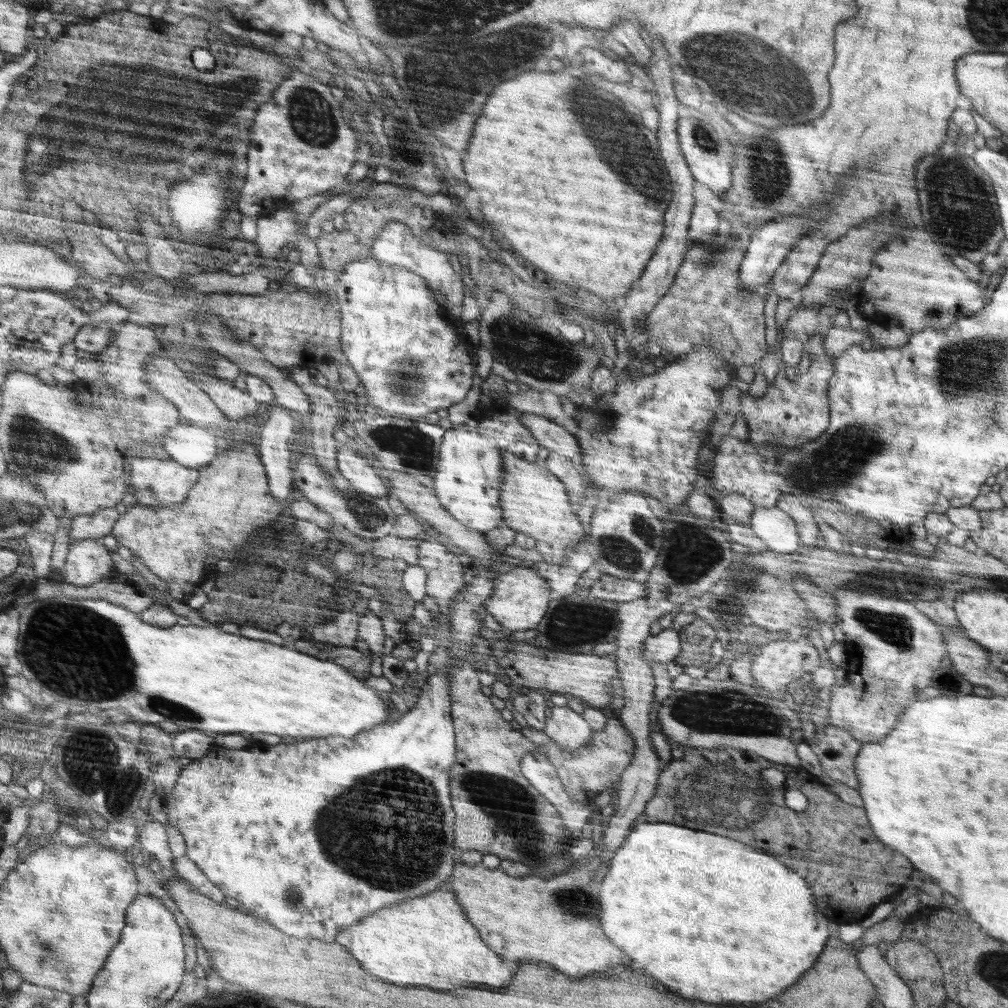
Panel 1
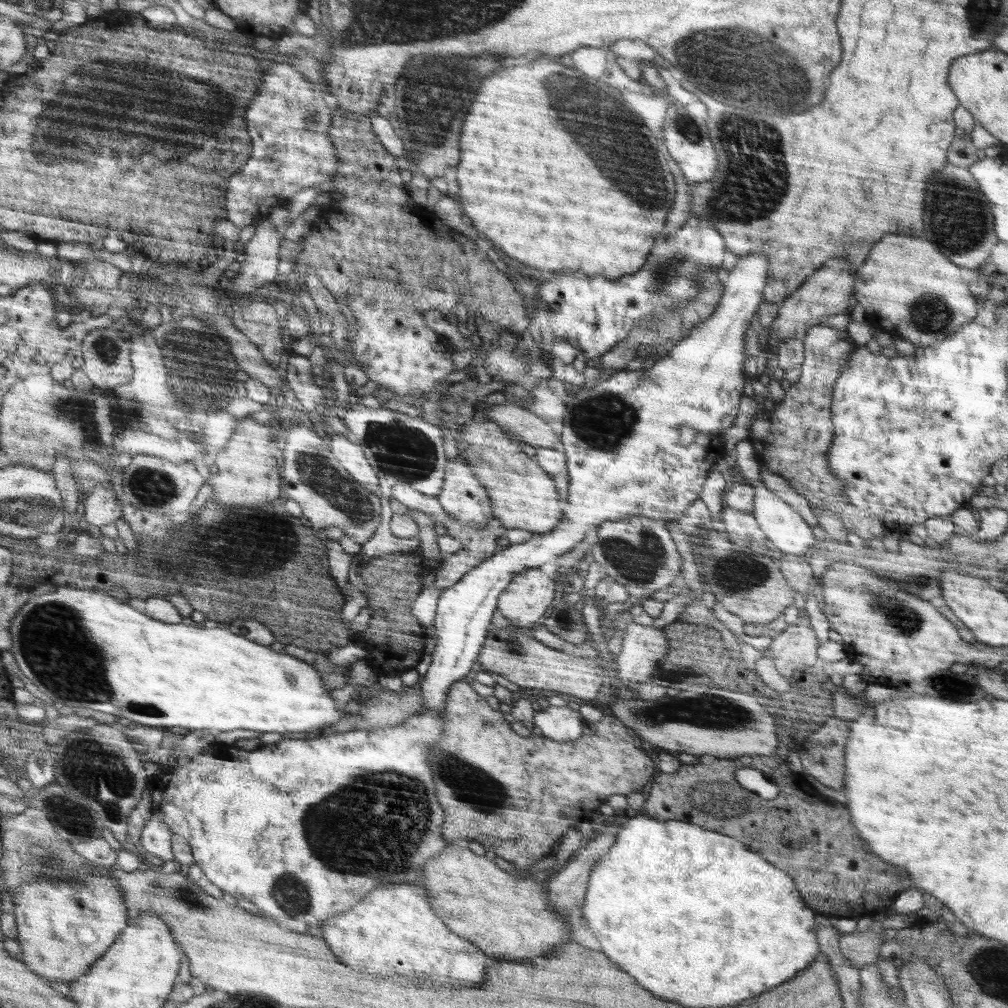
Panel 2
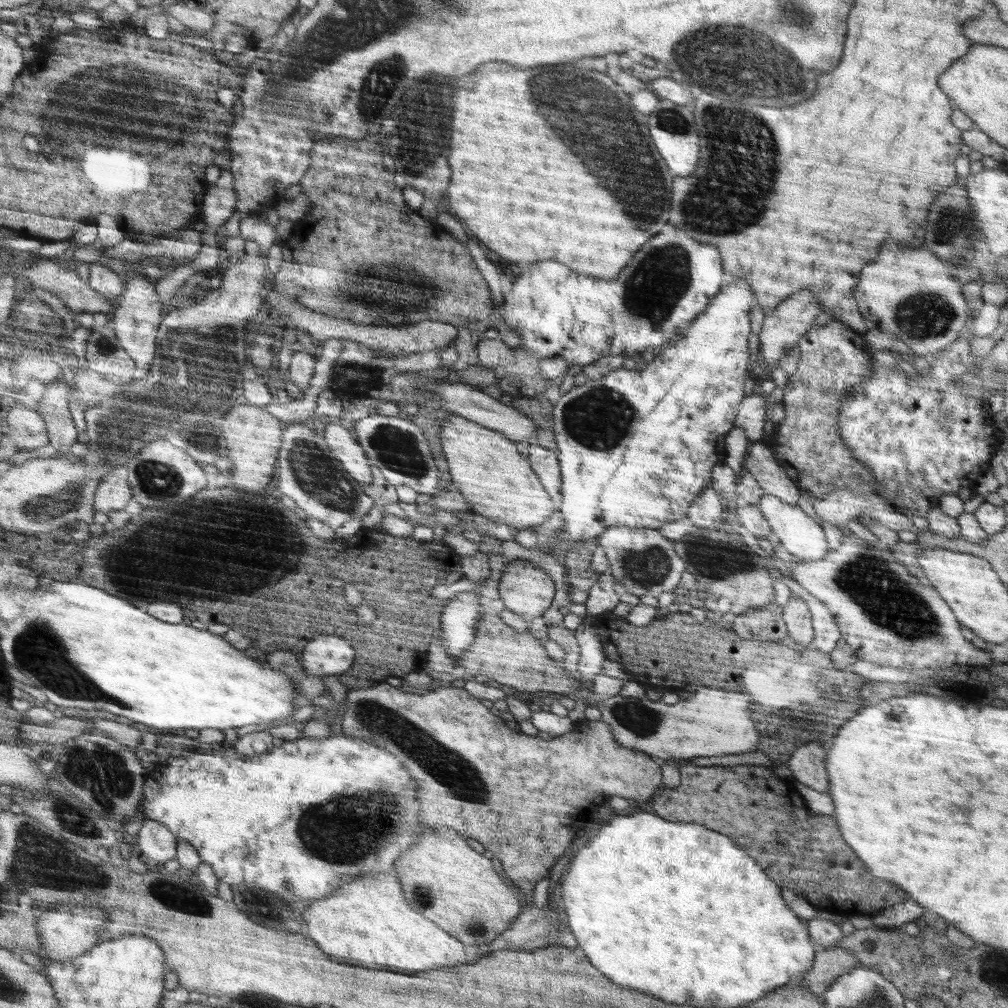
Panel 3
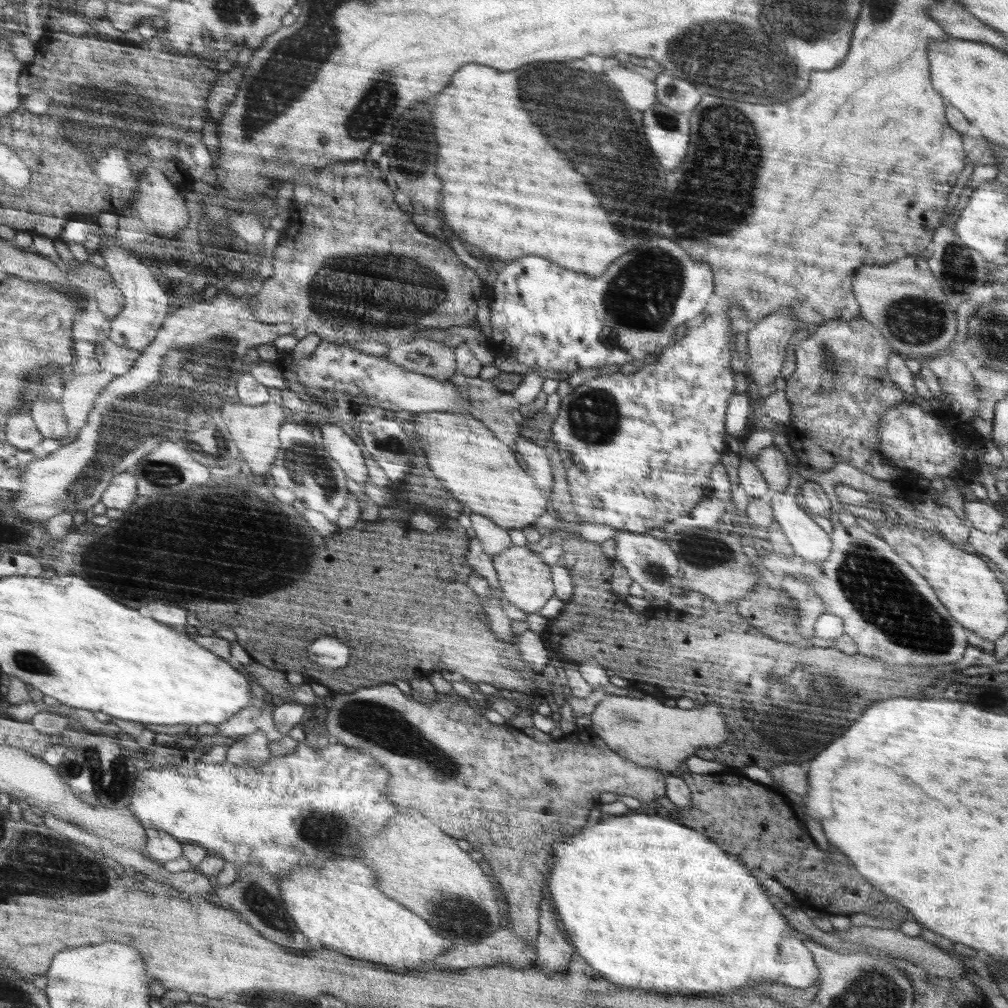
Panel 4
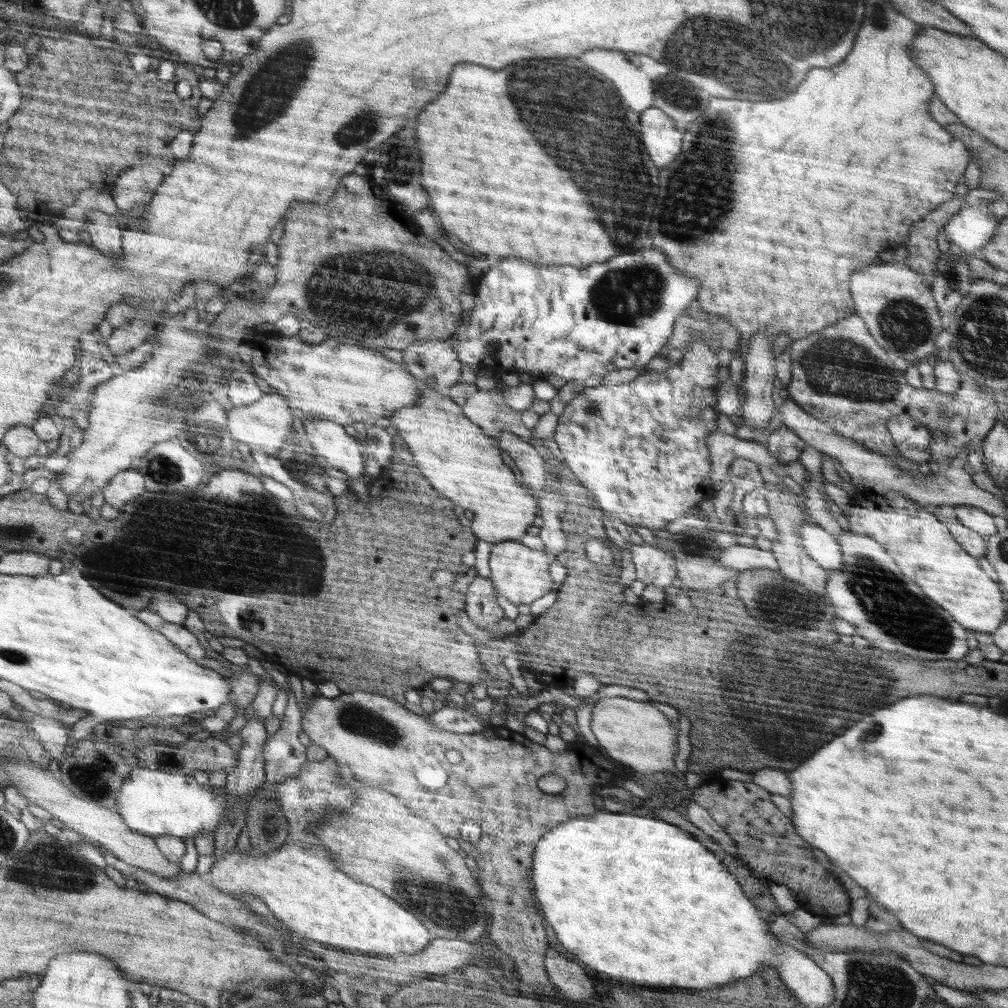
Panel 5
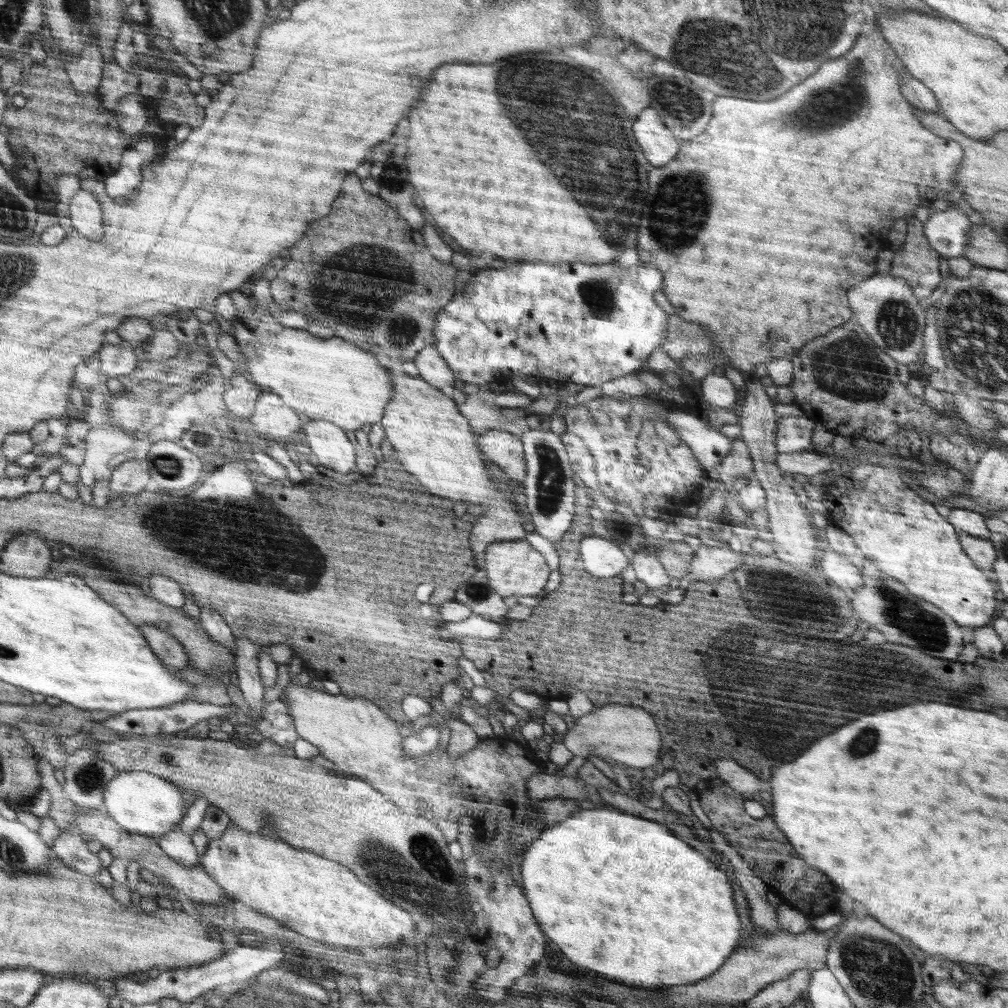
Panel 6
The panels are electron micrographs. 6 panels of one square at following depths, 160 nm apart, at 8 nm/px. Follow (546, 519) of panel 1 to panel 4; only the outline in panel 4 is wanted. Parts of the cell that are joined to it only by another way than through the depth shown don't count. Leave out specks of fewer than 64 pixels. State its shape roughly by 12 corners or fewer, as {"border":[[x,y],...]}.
{"border":[[466,411],[415,413],[430,471],[508,531],[546,512],[514,452]]}

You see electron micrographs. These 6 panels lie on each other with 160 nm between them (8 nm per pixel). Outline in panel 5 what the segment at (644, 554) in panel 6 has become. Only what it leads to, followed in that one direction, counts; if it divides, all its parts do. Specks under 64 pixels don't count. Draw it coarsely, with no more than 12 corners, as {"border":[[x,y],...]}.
{"border":[[630,546],[637,582],[664,590],[676,578],[662,546]]}

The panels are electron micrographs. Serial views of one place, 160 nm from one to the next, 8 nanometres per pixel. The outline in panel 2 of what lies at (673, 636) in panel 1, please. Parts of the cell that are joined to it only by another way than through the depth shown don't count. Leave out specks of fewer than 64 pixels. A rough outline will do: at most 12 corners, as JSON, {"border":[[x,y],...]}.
{"border":[[634,621],[616,658],[621,684],[649,681],[669,650]]}

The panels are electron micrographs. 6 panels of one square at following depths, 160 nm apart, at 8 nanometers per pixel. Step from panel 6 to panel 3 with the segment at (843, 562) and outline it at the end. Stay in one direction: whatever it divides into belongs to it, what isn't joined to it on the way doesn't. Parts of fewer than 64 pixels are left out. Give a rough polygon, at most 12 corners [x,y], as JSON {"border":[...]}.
{"border":[[776,496],[760,512],[780,544],[802,561],[829,548],[824,529],[798,506]]}

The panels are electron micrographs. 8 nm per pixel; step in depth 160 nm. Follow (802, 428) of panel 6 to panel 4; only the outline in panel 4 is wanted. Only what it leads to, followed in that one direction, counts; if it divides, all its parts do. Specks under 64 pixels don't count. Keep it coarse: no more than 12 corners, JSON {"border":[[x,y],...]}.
{"border":[[774,444],[754,464],[766,484],[784,492],[788,464]]}

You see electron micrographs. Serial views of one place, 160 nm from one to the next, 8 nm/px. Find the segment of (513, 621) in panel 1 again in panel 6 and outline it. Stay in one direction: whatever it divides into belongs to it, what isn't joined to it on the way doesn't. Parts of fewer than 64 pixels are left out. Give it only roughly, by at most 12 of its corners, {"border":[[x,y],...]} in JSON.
{"border":[[525,539],[493,543],[485,573],[500,596],[538,596],[551,568]]}

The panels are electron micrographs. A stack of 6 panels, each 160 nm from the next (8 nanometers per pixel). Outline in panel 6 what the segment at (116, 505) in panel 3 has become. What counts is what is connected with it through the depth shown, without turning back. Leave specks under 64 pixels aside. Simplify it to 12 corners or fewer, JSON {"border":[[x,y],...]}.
{"border":[[132,459],[114,469],[110,496],[149,489],[148,470]]}

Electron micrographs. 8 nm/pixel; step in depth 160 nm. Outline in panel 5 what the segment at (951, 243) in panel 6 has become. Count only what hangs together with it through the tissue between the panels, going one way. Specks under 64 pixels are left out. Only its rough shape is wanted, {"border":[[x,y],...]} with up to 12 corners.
{"border":[[964,205],[943,226],[947,240],[971,254],[994,234],[988,208]]}

